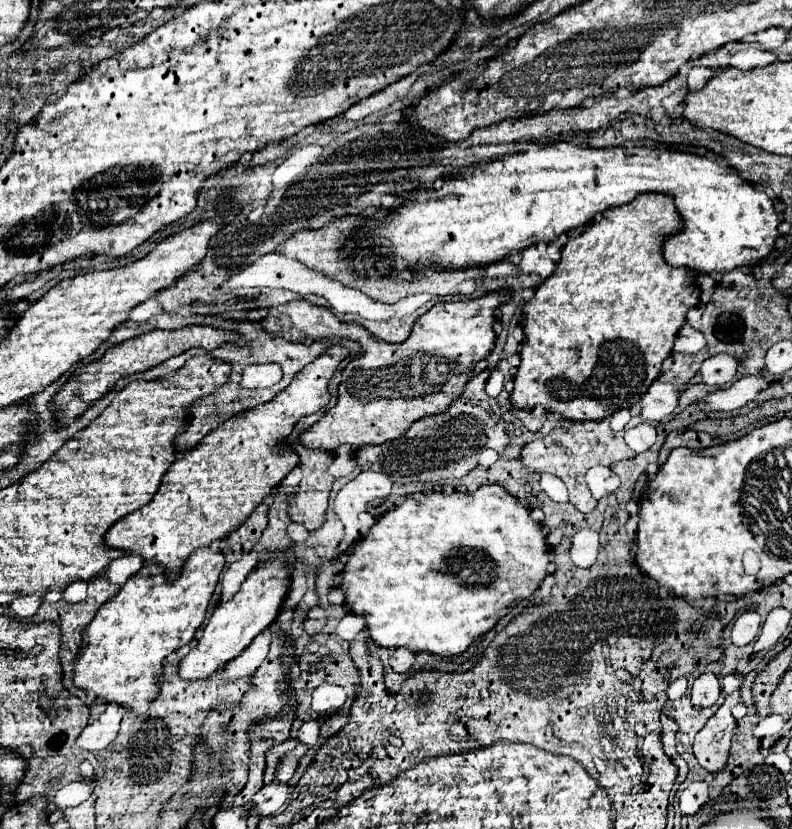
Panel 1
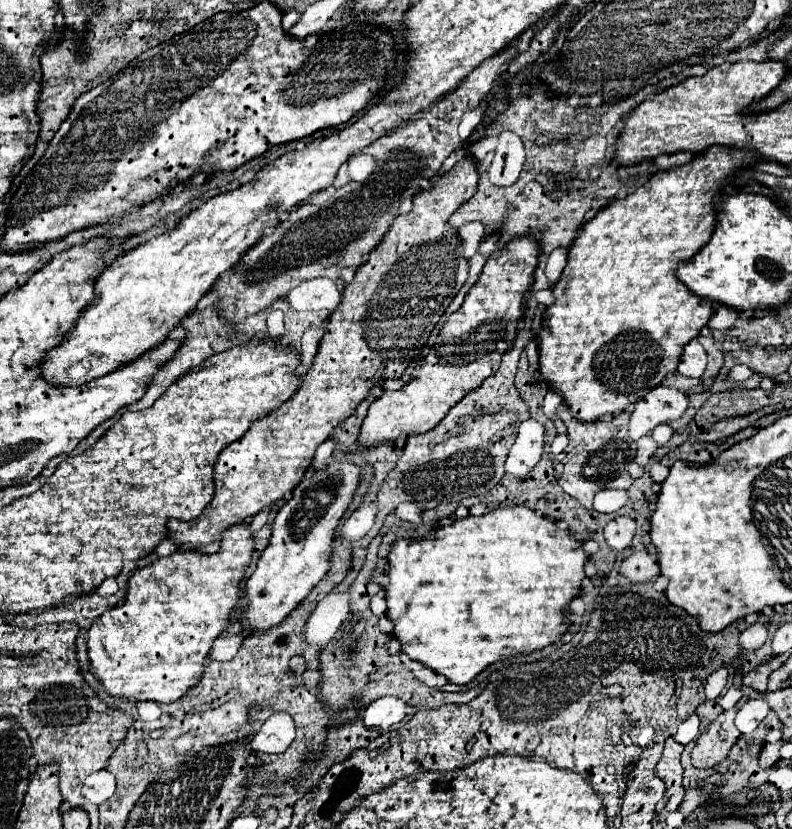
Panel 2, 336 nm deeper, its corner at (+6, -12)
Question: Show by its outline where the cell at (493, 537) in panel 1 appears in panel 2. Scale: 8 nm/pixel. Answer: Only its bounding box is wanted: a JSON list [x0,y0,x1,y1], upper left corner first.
[386,505,588,685]

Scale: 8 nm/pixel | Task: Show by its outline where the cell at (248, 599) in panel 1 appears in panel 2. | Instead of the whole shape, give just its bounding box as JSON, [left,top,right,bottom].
[242,461,362,631]

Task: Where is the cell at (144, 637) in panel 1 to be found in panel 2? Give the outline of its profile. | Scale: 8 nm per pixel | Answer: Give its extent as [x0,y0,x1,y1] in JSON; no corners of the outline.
[88,523,254,703]

